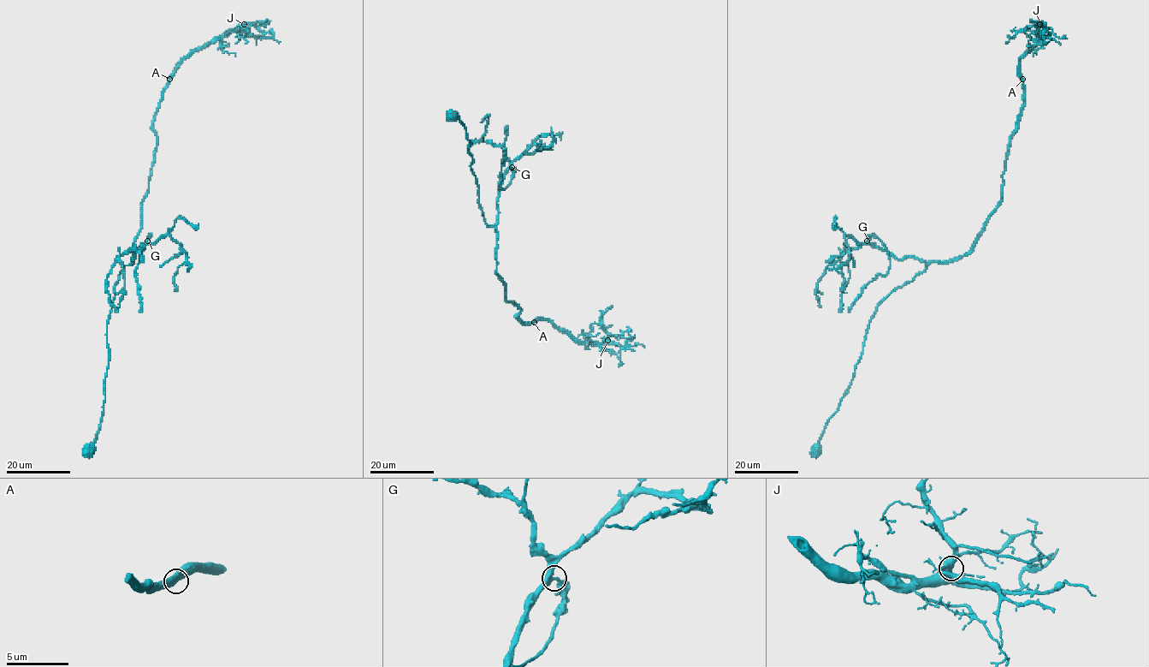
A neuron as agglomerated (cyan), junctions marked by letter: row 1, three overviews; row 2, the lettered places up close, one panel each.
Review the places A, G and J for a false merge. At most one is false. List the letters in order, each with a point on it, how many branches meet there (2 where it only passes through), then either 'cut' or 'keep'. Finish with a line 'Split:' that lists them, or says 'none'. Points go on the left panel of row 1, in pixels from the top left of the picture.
A: place (169, 79); branches 2; keep
G: place (147, 241); branches 2; keep
J: place (244, 24); branches 3; keep
Split: none

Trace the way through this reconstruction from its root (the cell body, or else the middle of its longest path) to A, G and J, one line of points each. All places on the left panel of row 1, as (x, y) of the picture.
A: (89, 449), (104, 401), (115, 286), (133, 262), (156, 144), (152, 123), (169, 79)
G: (89, 449), (104, 401), (107, 323), (115, 286), (147, 241)
J: (89, 449), (104, 401), (115, 286), (133, 262), (162, 92), (184, 59), (244, 24)

